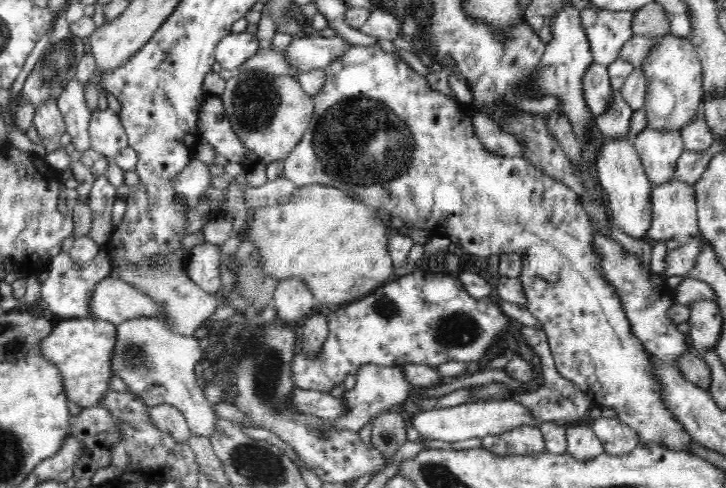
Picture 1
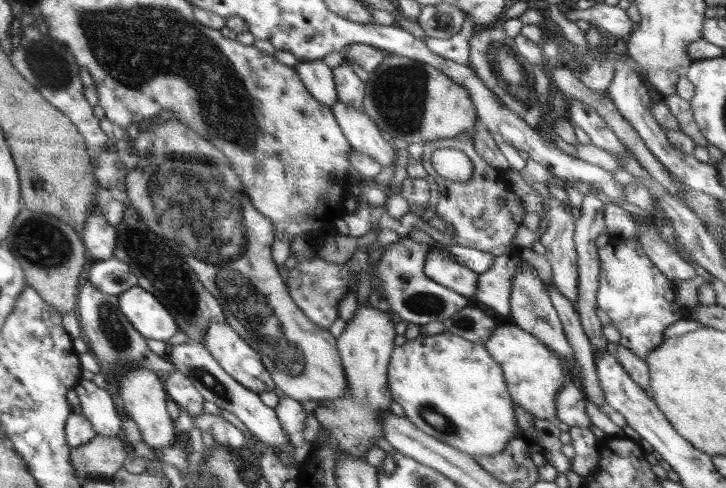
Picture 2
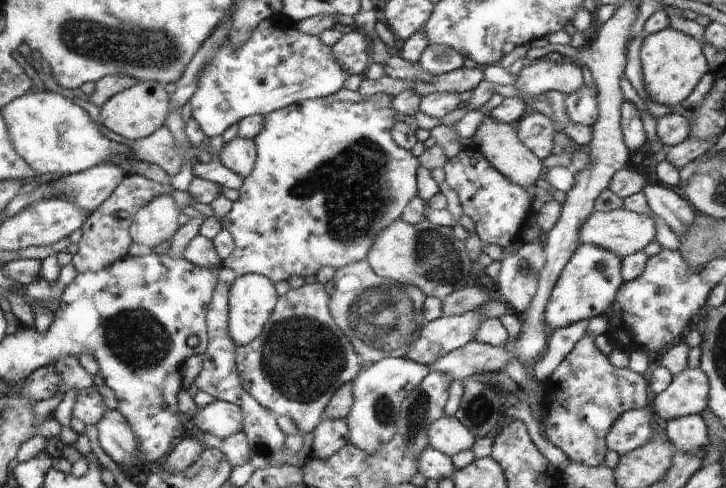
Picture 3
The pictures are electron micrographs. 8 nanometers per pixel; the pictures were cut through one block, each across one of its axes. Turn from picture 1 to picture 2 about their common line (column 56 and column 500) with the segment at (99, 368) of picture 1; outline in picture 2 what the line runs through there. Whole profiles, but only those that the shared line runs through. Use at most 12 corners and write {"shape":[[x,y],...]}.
{"shape":[[512,322],[482,344],[513,404],[557,420],[568,374],[553,350]]}

